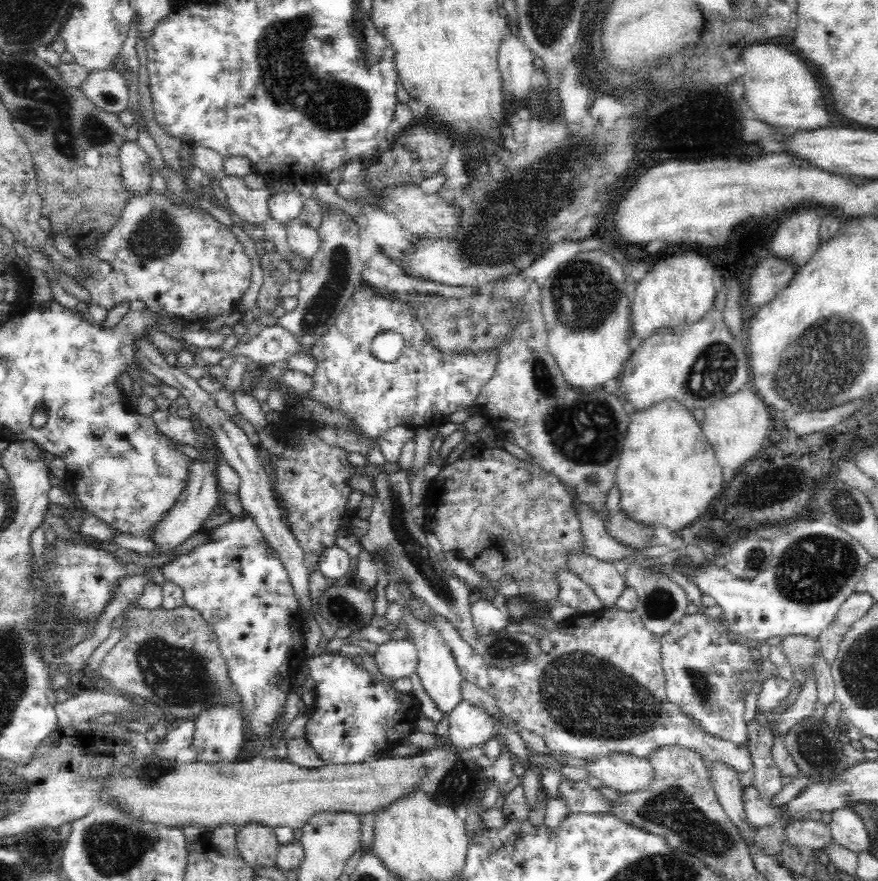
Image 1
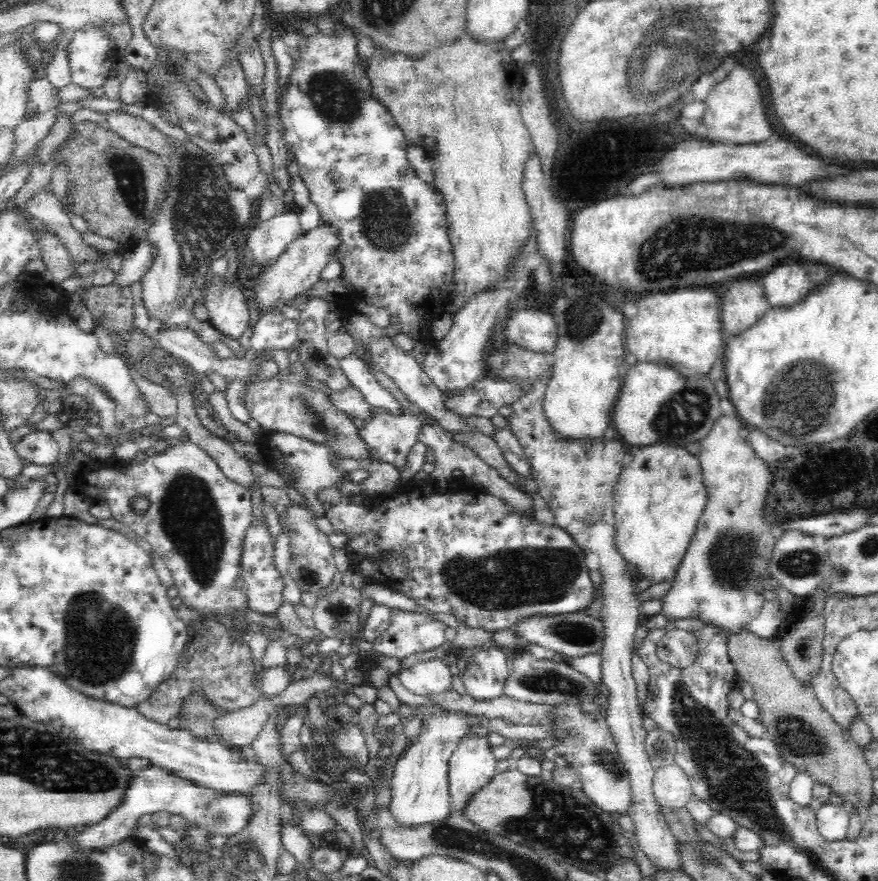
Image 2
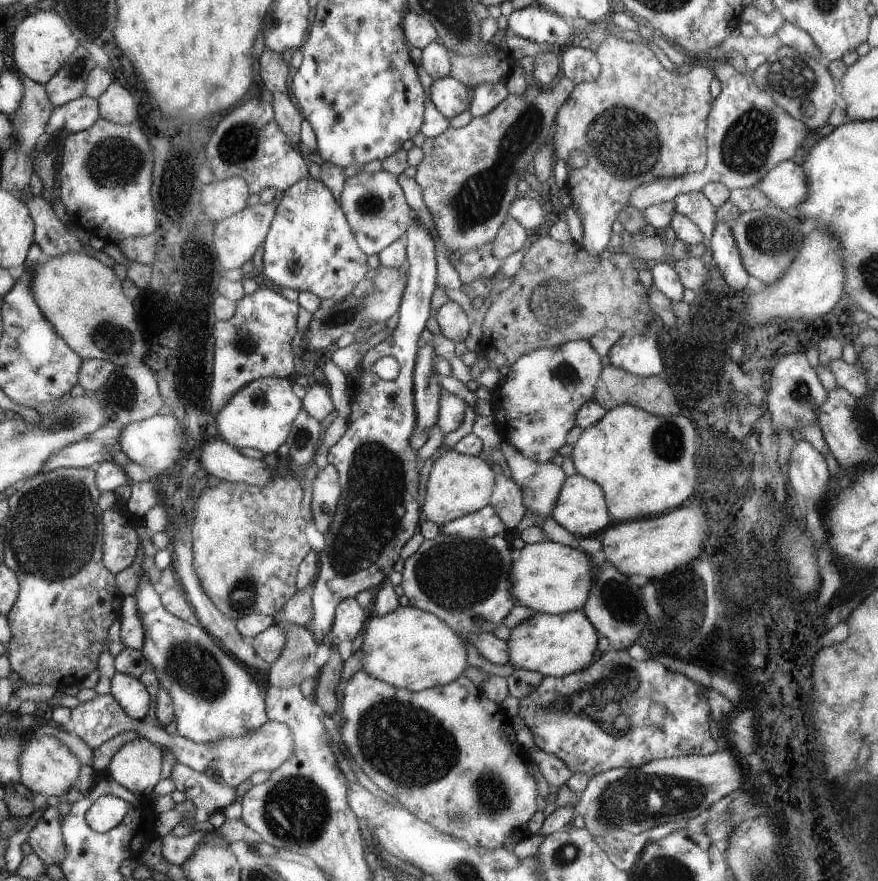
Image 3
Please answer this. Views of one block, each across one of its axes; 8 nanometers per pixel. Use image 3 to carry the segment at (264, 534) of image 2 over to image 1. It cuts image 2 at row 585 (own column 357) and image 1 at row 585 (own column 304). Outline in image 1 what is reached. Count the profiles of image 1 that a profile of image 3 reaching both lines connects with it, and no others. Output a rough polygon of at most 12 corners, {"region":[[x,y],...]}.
{"region":[[251,514],[162,565],[213,628],[264,744],[301,611]]}

